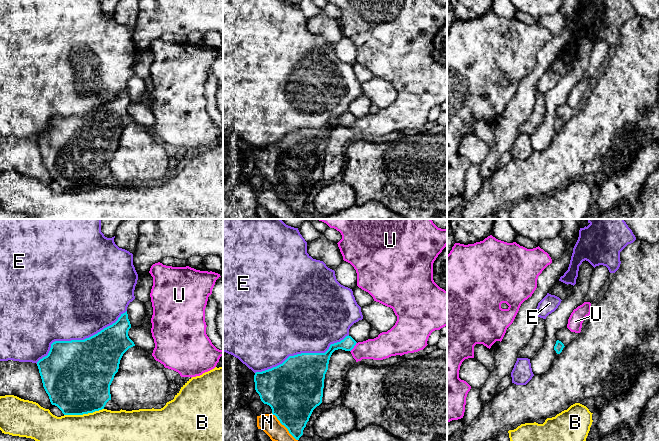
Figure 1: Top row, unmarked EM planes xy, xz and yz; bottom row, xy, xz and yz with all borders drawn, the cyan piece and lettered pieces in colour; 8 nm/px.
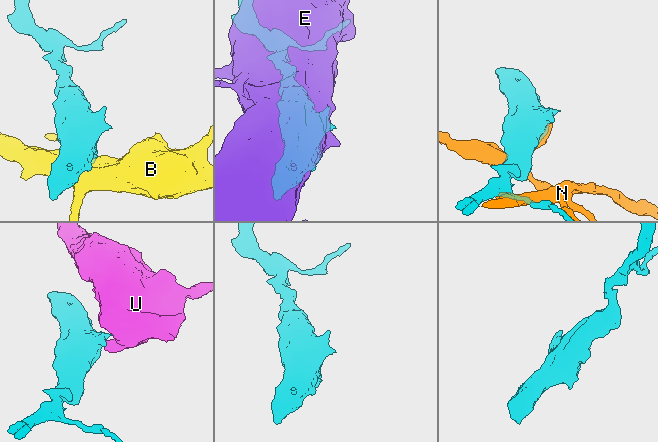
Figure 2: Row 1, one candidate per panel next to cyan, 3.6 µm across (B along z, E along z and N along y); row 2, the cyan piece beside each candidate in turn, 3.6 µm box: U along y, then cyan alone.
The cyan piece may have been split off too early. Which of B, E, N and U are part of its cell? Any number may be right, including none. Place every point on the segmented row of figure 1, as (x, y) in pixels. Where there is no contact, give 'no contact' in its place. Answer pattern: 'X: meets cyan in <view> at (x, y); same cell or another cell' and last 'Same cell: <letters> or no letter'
B: meets cyan in xy at (83, 413); another cell
E: meets cyan in xy at (78, 340); another cell
N: meets cyan in xz at (284, 425); another cell
U: meets cyan in xz at (353, 347); another cell
Same cell: no letter

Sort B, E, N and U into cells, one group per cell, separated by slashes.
B / E / N / U

